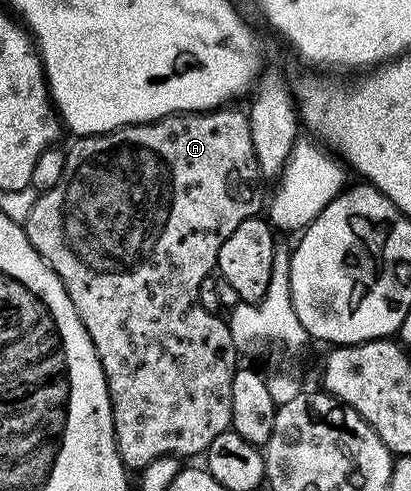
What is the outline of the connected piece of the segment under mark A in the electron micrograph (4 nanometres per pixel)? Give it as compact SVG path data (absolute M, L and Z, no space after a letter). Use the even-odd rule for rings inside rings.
M239 108L170 114L167 118L158 118L156 122L138 122L136 126L121 126L118 130L110 130L108 134L80 137L67 150L65 172L61 180L57 180L53 188L40 193L37 204L33 204L33 212L29 212L29 220L25 223L29 244L33 244L33 248L61 279L65 292L69 292L69 300L73 300L73 308L77 308L77 316L81 316L81 324L85 324L85 332L89 332L93 340L93 348L105 372L107 391L111 397L115 443L124 466L131 472L140 472L158 457L202 455L209 448L209 444L213 444L216 436L221 436L221 432L231 429L233 376L237 369L237 353L228 323L218 313L206 311L201 306L199 289L201 282L211 276L218 267L221 244L229 240L233 228L237 228L241 220L256 217L265 206L265 182L259 173L257 156L253 152L249 120L242 109L235 109Z

